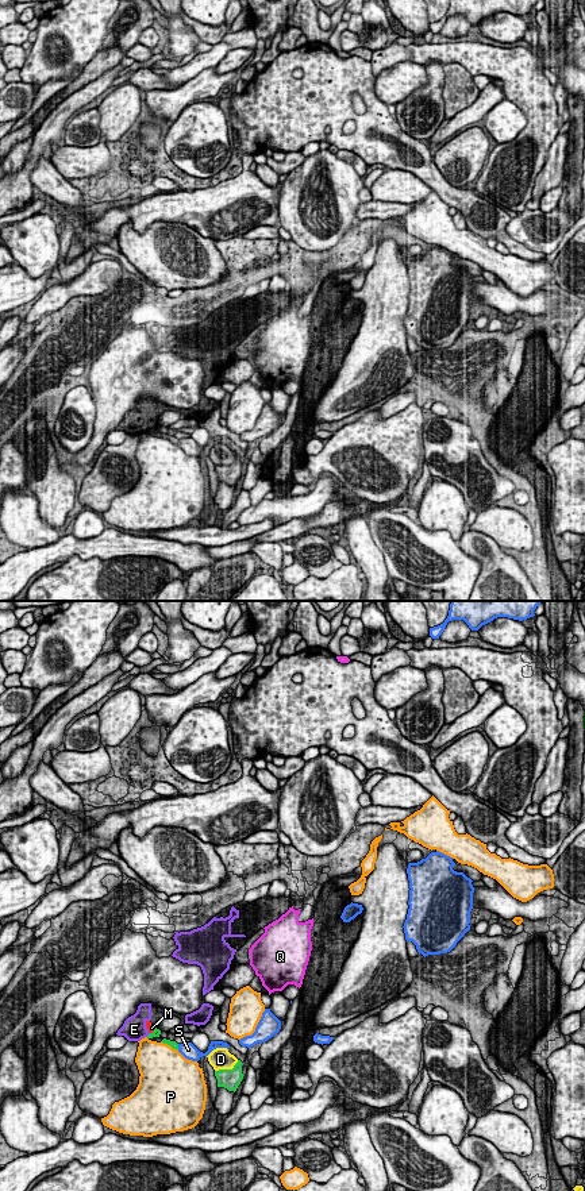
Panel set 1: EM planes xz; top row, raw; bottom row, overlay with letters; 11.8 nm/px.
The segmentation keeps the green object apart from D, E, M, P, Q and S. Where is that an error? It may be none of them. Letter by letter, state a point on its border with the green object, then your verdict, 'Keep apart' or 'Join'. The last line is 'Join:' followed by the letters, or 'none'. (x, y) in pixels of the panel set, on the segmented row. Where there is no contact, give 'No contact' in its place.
D: Touches green at xz (227, 1070). Keep apart
E: Touches green at xz (149, 1035). Keep apart
M: Touches green at xz (154, 1030). Keep apart
P: Touches green at xz (169, 1044). Keep apart
Q: Touches green at xz (249, 956). Keep apart
S: Touches green at xz (177, 1047). Keep apart
Join: none

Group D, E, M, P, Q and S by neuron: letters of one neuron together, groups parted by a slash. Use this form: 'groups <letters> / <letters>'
groups D / E M / P / Q / S

